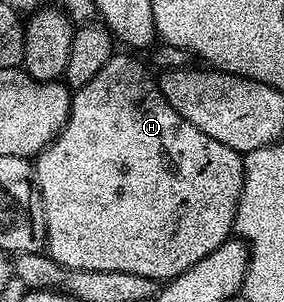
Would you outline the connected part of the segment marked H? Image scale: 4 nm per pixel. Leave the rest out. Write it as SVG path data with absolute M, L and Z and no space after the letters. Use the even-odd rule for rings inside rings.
M125 54L129 55L112 55L107 65L103 65L103 69L99 69L99 73L95 73L95 77L87 81L87 85L72 92L69 119L65 123L65 128L40 155L36 156L35 182L37 191L41 194L41 208L45 214L45 246L49 258L71 269L135 273L139 277L168 281L191 269L191 265L203 261L203 257L219 249L219 245L223 245L226 239L234 234L233 222L245 184L245 160L242 152L223 145L223 141L215 141L215 137L207 137L203 129L195 129L191 121L179 117L179 113L175 113L175 109L167 105L157 79L149 76L148 69L133 56L136 54Z

